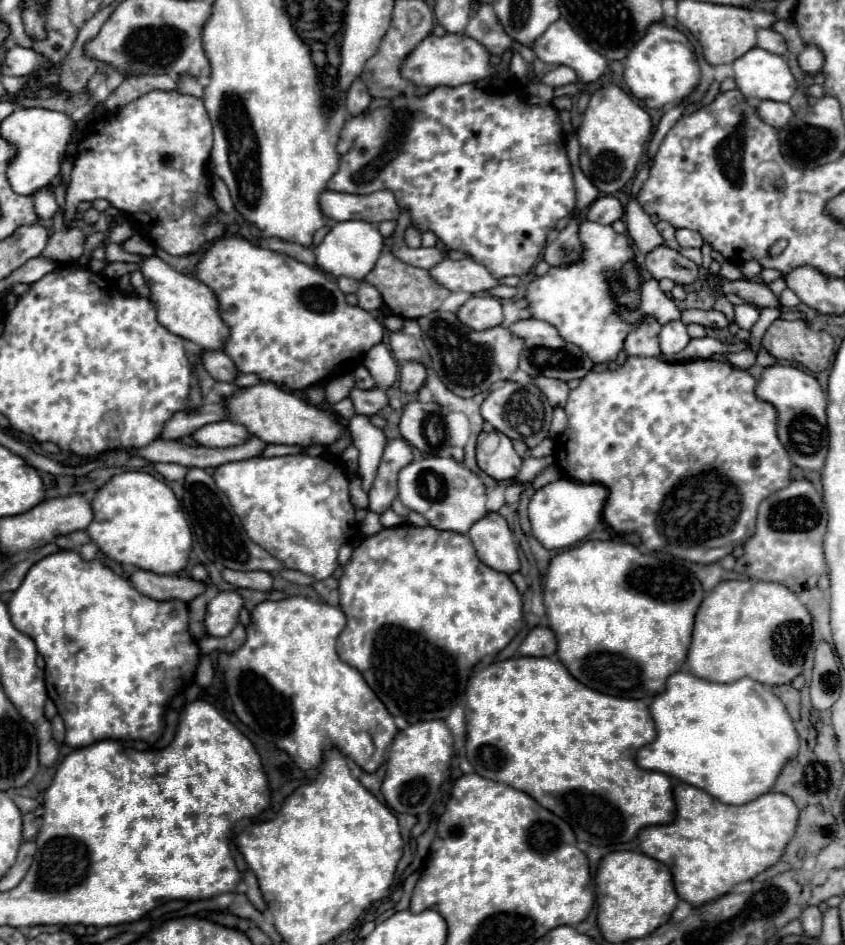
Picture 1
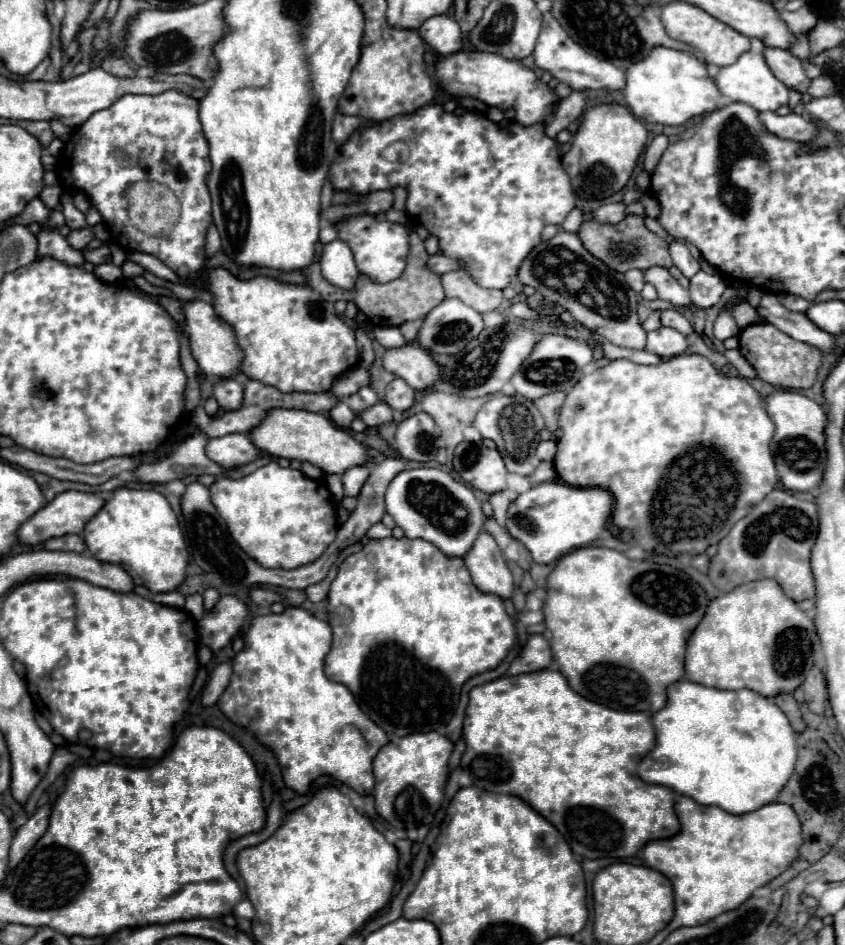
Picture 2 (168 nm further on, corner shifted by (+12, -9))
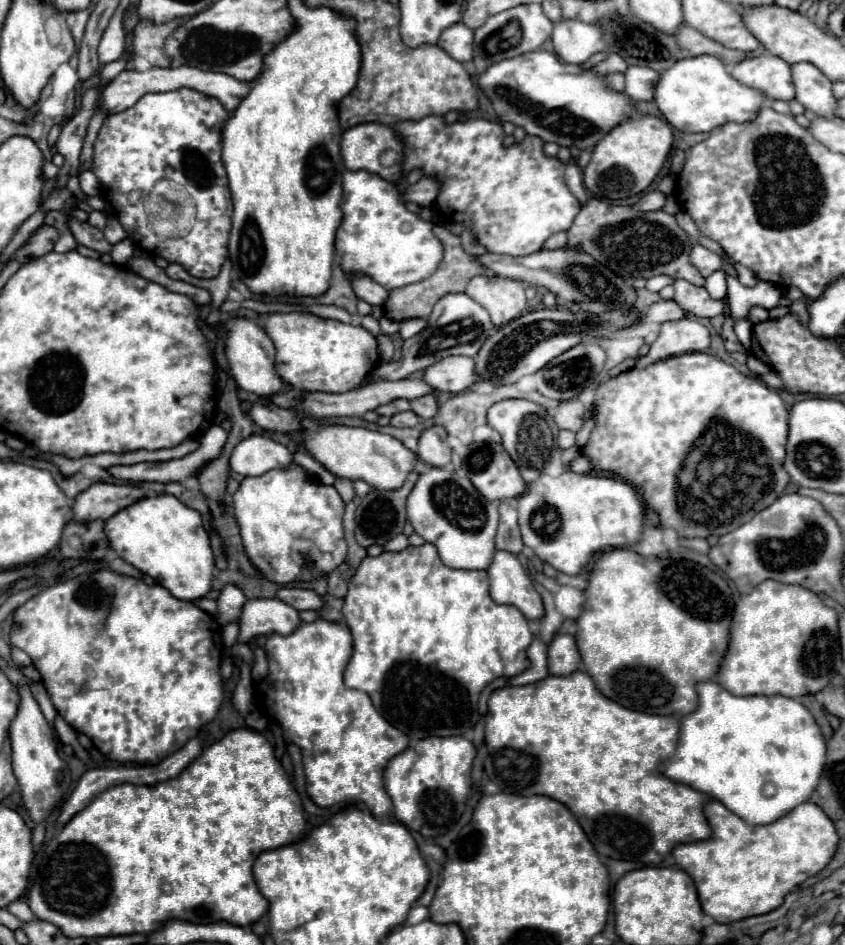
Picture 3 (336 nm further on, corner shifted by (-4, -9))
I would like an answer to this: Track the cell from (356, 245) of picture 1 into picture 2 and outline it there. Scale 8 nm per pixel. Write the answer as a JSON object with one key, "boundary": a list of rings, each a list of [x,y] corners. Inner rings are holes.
{"boundary":[[[334,239],[324,245],[320,255],[320,269],[326,281],[342,289],[350,289],[358,277],[352,251],[348,249],[348,243],[340,239]]]}

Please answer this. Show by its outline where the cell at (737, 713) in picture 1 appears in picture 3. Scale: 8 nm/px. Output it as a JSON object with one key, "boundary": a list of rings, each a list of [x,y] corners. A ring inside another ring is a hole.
{"boundary":[[[716,681],[698,683],[698,709],[682,719],[678,751],[666,761],[664,775],[672,781],[690,785],[720,803],[732,813],[748,821],[748,825],[768,825],[788,815],[796,805],[810,799],[820,783],[820,773],[826,761],[826,741],[812,713],[796,699],[774,697],[736,697]]]}

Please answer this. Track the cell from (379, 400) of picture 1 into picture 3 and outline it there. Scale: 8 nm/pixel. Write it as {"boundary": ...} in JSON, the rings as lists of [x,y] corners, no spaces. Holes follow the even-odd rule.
{"boundary":[[[406,411],[406,413],[396,413],[392,417],[392,425],[394,427],[416,427],[420,423],[420,417],[414,411]]]}

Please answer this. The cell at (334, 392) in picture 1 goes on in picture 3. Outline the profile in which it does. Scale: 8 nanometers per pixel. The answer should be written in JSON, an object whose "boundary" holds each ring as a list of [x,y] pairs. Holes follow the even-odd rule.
{"boundary":[[[448,293],[434,305],[434,311],[428,317],[426,329],[404,341],[402,357],[396,363],[378,365],[372,371],[372,377],[376,381],[380,381],[380,379],[398,381],[398,379],[410,377],[416,371],[424,371],[426,367],[430,367],[436,361],[442,361],[444,357],[450,357],[450,355],[472,357],[480,351],[482,343],[490,337],[490,333],[492,333],[492,323],[490,323],[488,311],[482,305],[472,301],[466,293]]]}

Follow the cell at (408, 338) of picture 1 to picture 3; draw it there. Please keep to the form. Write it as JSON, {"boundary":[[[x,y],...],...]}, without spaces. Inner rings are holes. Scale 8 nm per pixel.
{"boundary":[[[446,357],[424,371],[424,381],[440,393],[462,393],[478,381],[474,357]]]}

